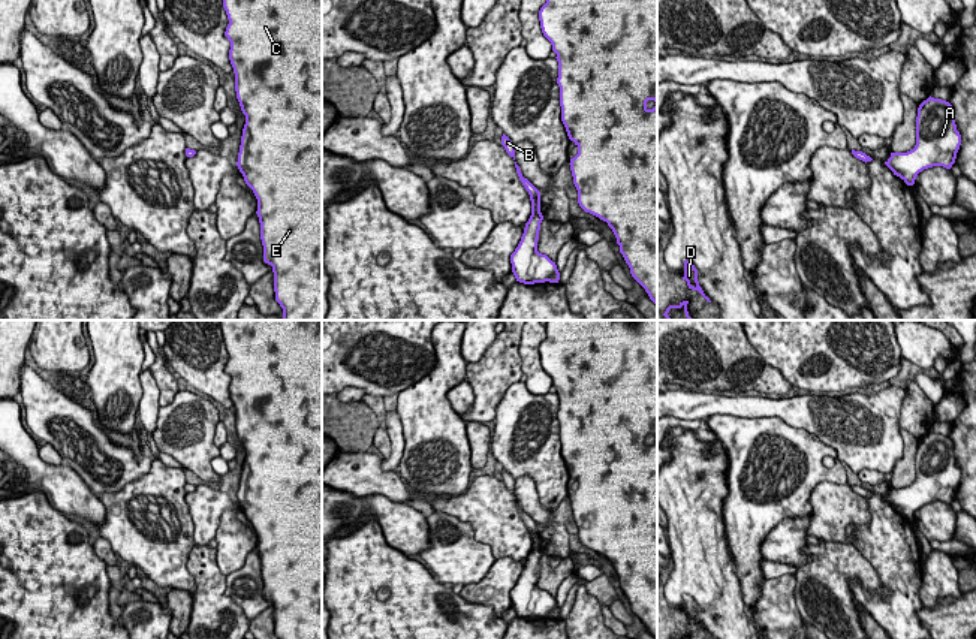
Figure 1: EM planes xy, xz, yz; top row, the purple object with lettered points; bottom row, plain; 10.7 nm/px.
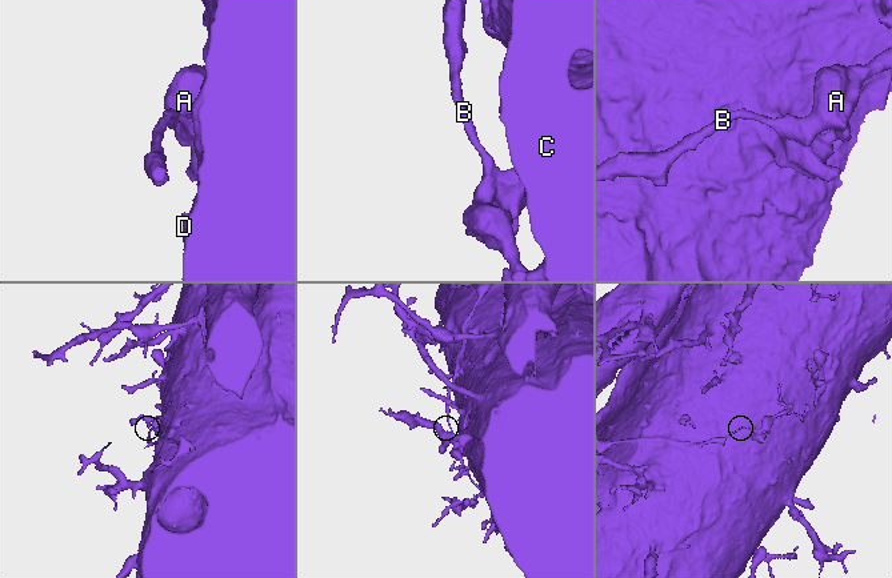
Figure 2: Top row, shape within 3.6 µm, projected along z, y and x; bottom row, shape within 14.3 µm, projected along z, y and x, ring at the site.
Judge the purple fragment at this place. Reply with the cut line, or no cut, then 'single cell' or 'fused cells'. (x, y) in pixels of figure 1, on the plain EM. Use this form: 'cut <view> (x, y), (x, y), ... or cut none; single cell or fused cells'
cut xz (529, 517), (524, 521); fused cells

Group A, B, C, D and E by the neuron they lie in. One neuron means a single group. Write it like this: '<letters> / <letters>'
A C D E / B

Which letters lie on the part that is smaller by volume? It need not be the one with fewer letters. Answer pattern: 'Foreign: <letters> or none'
Foreign: B

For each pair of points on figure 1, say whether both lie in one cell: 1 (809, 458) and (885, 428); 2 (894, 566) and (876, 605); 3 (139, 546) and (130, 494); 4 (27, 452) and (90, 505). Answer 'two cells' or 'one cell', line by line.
1: two cells
2: one cell
3: one cell
4: one cell

